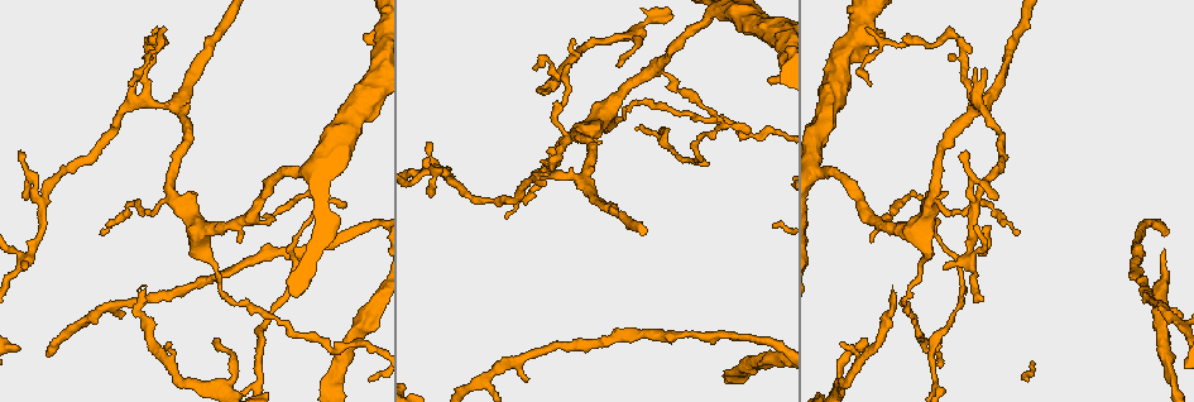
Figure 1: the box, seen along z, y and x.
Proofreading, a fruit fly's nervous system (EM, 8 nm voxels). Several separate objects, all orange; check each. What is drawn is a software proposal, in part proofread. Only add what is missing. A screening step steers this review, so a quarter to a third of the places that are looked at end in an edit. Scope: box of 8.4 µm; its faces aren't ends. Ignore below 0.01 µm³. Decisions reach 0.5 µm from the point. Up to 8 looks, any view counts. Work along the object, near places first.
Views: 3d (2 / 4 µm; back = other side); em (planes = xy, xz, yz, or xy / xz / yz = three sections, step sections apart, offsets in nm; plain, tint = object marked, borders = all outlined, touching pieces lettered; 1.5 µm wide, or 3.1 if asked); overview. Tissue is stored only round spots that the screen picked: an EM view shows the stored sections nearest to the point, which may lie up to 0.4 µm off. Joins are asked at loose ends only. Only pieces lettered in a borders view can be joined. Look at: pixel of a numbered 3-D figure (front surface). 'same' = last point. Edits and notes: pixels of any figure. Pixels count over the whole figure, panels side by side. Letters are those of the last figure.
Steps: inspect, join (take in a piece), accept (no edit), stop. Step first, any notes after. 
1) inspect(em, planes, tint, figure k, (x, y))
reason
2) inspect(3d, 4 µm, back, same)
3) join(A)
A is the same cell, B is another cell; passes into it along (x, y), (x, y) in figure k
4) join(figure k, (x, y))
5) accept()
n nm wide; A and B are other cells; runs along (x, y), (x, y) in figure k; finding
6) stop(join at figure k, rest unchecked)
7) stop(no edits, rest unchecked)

inspect(3d, 4 µm, figure 1, (842, 346))
free end

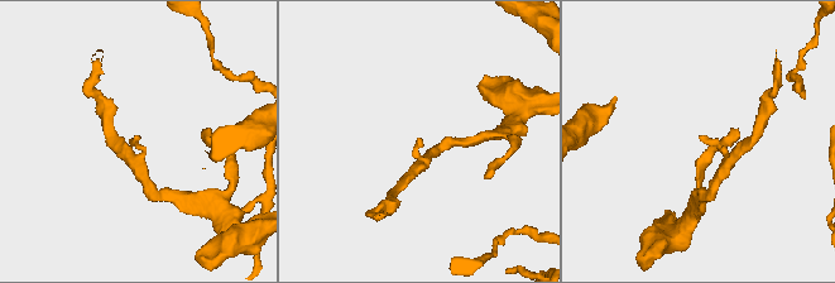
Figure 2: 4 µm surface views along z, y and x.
inspect(em, yz, step 8, tint, figure 2, (137, 137))
shape alone is not enough

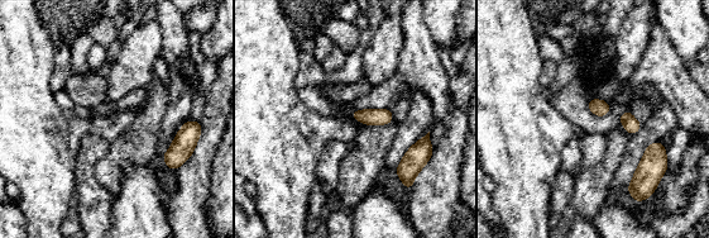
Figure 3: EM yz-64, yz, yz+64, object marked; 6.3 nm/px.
inspect(em, planes, borders, same)

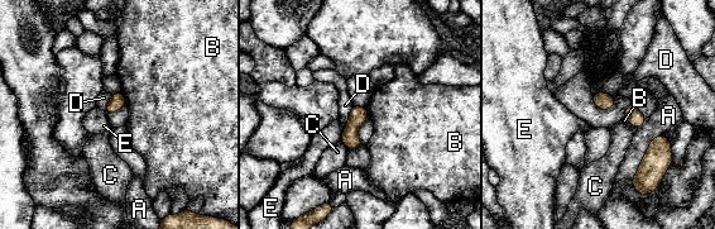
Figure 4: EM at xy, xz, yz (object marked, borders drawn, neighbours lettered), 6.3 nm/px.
accept()
100 nm wide; A, B, C, D and E are other cells; border along (120, 92), (126, 104) in figure 4; none of them fits

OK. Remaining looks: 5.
inspect(em, planes, borders, figure 1, (429, 143))
thin end

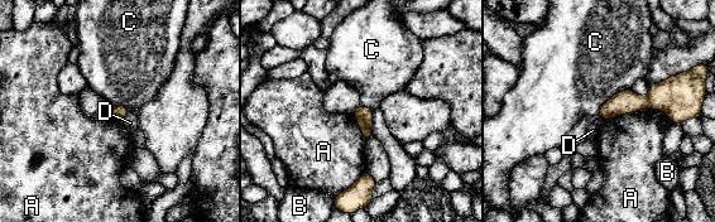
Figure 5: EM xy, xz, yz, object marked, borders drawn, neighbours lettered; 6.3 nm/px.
accept()
90 nm wide; A, B, C and D are other cells; runs along (680, 105), (622, 102), (603, 114) in figure 5; no lettered piece goes on from it

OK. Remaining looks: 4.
stop(no edits, rest unchecked)

